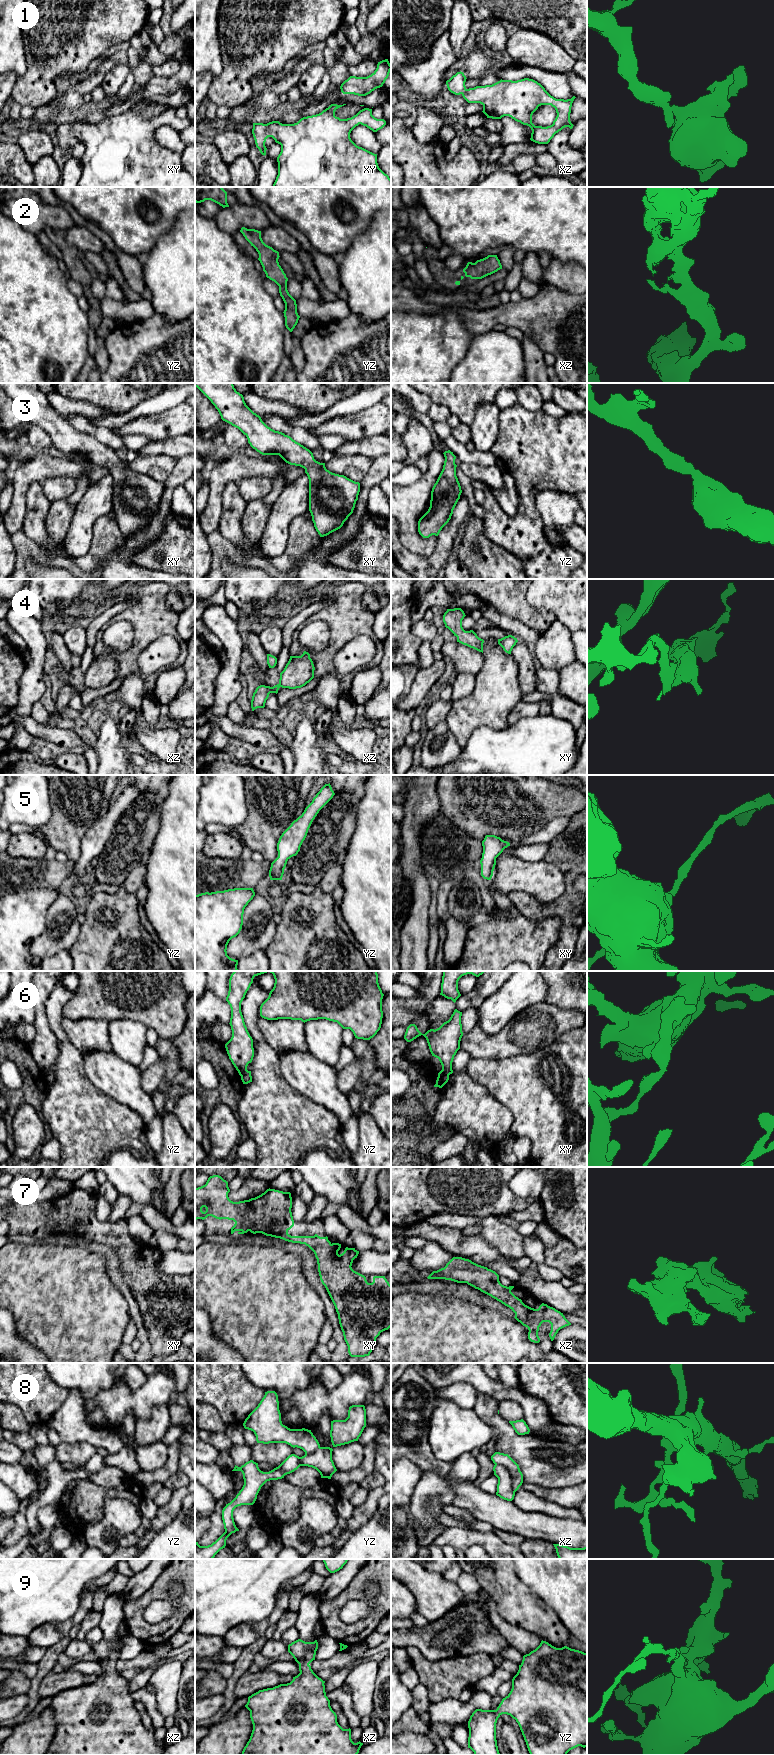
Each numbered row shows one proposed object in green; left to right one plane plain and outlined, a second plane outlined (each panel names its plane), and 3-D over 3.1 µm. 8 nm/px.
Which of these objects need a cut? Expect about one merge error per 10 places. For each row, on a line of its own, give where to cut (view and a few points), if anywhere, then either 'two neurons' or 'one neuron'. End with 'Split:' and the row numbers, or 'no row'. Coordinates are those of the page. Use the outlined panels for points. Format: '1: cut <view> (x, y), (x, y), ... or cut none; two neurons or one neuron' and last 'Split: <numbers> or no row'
1: cut none; one neuron
2: cut none; one neuron
3: cut none; one neuron
4: cut none; one neuron
5: cut none; one neuron
6: cut xy (441, 1070), (448, 1075); two neurons
7: cut none; one neuron
8: cut xz (495, 1463), (503, 1466), (510, 1474), (511, 1487), (514, 1492); two neurons
9: cut none; one neuron
Split: 6, 8

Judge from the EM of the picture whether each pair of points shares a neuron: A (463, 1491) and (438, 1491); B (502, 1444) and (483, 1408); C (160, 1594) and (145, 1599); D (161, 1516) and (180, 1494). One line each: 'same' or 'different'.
A: different
B: same
C: same
D: same

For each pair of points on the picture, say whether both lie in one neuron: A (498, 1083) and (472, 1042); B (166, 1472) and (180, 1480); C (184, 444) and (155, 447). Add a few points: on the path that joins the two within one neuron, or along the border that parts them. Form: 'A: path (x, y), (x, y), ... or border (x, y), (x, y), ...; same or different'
A: border (472, 1057), (506, 1058); different
B: border (178, 1469), (163, 1483); different
C: path (177, 446), (162, 447); same

